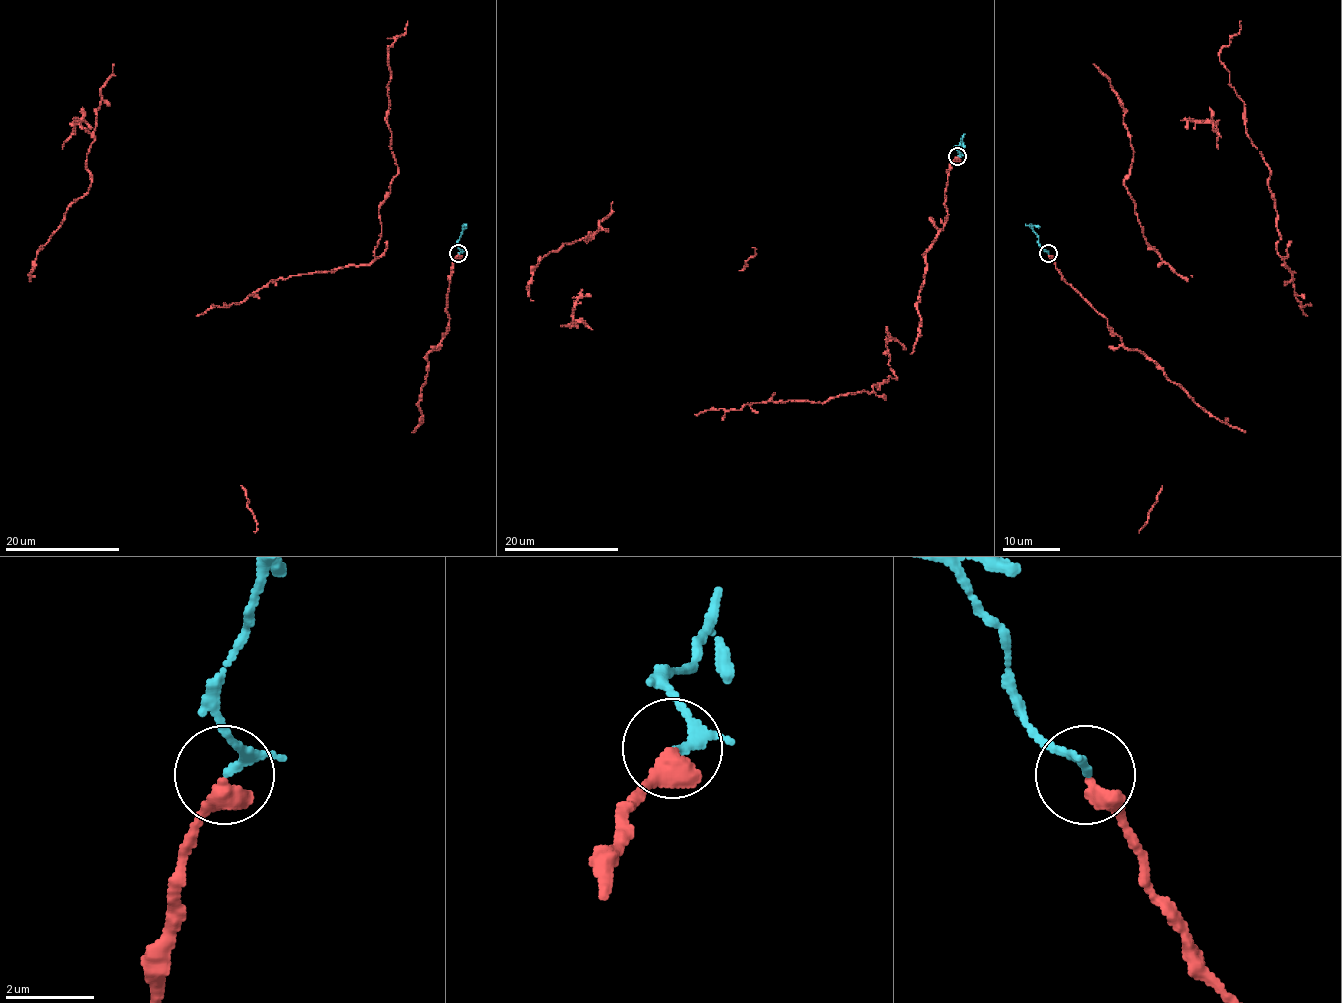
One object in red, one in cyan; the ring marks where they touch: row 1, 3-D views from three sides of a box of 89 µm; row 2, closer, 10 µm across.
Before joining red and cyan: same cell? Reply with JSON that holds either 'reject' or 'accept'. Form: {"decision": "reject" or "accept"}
{"decision": "accept"}

